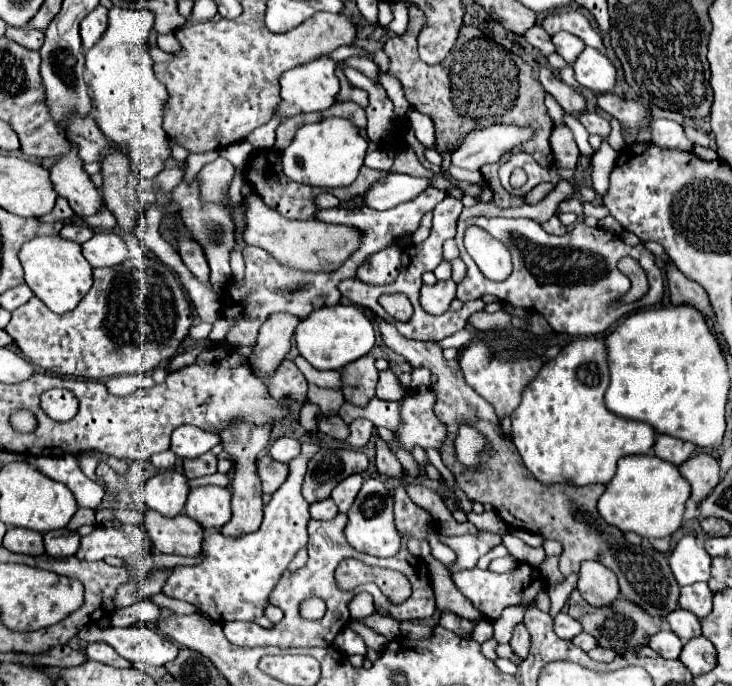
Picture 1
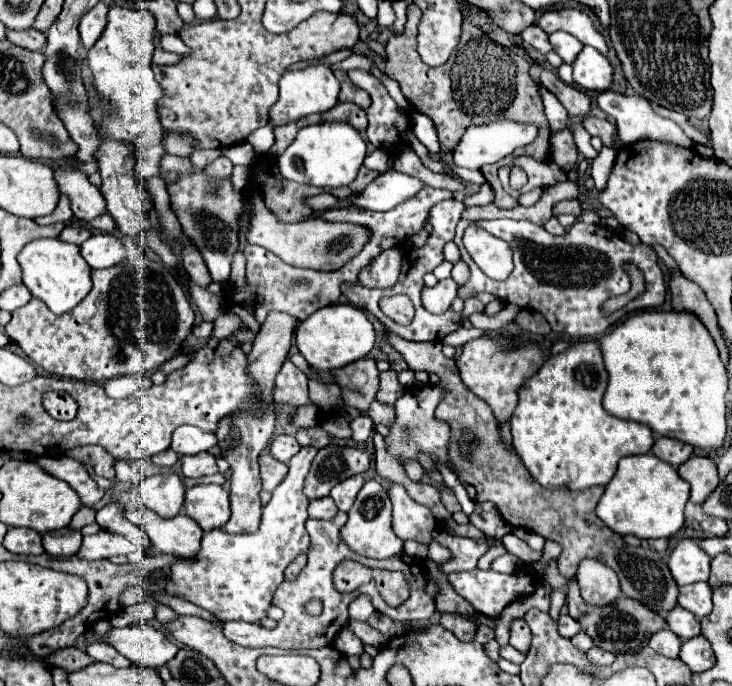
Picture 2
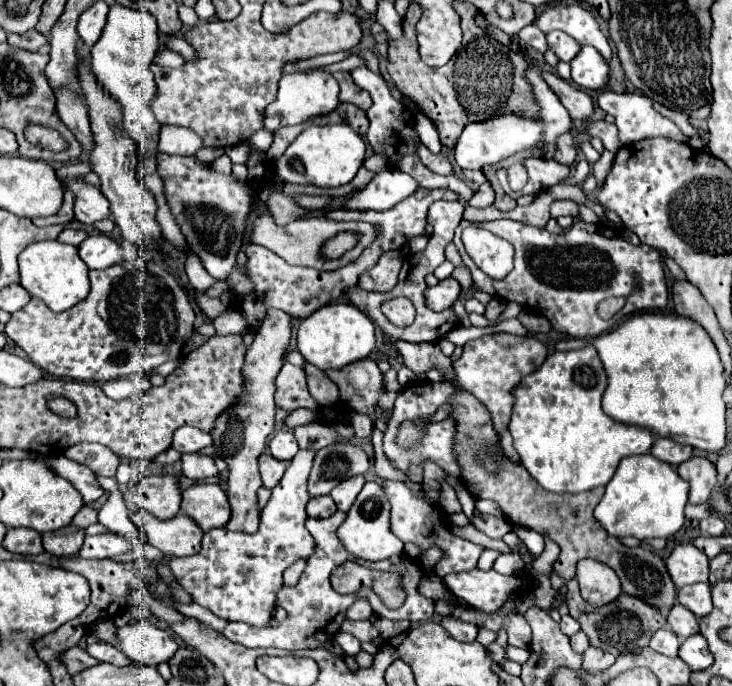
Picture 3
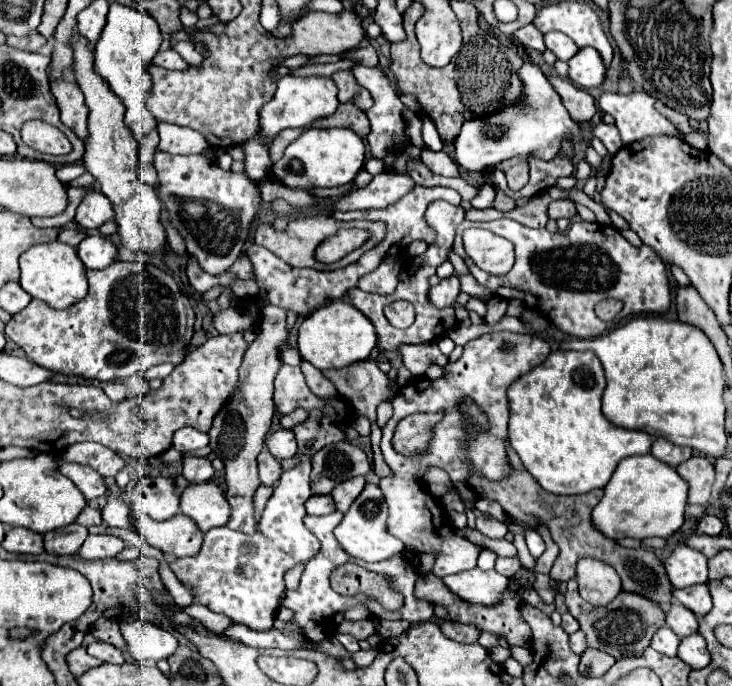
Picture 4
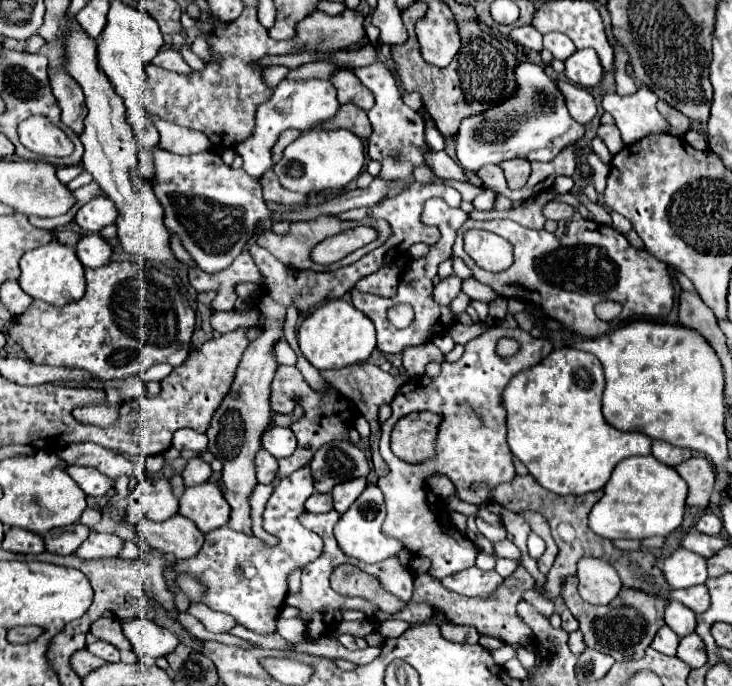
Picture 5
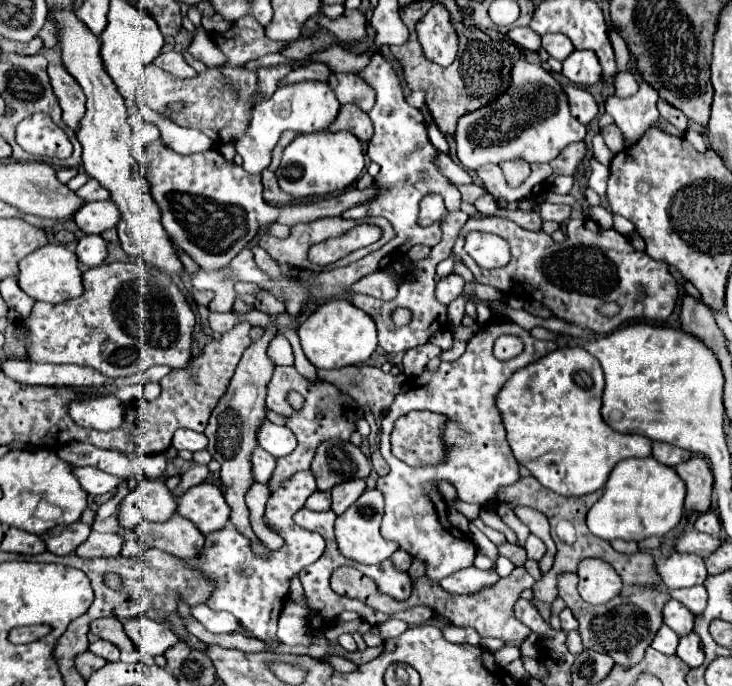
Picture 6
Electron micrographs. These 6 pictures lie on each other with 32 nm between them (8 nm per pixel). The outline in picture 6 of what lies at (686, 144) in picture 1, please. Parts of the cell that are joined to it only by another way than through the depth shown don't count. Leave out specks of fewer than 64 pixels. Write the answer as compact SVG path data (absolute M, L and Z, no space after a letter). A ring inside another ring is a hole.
M646 82L640 84L640 90L634 96L619 99L612 95L604 100L606 112L614 118L616 126L622 130L624 140L636 142L646 130L658 126L658 94Z

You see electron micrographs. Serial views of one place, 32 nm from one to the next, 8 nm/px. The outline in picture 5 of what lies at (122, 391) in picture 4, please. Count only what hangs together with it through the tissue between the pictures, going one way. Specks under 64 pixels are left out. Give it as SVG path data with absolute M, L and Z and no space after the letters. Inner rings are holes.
M106 388L106 396L108 396L108 404L106 406L88 406L88 408L76 408L72 410L72 416L78 422L86 422L86 424L96 424L96 426L108 426L114 424L118 418L118 406L122 402L120 396L120 388Z

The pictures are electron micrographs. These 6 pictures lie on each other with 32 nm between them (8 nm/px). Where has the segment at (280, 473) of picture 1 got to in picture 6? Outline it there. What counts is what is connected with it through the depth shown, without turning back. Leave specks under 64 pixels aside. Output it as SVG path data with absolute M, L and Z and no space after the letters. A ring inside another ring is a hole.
M256 448L252 454L252 466L254 466L256 482L268 484L268 480L272 478L272 472L276 468L276 458L272 454L264 452L262 448Z

